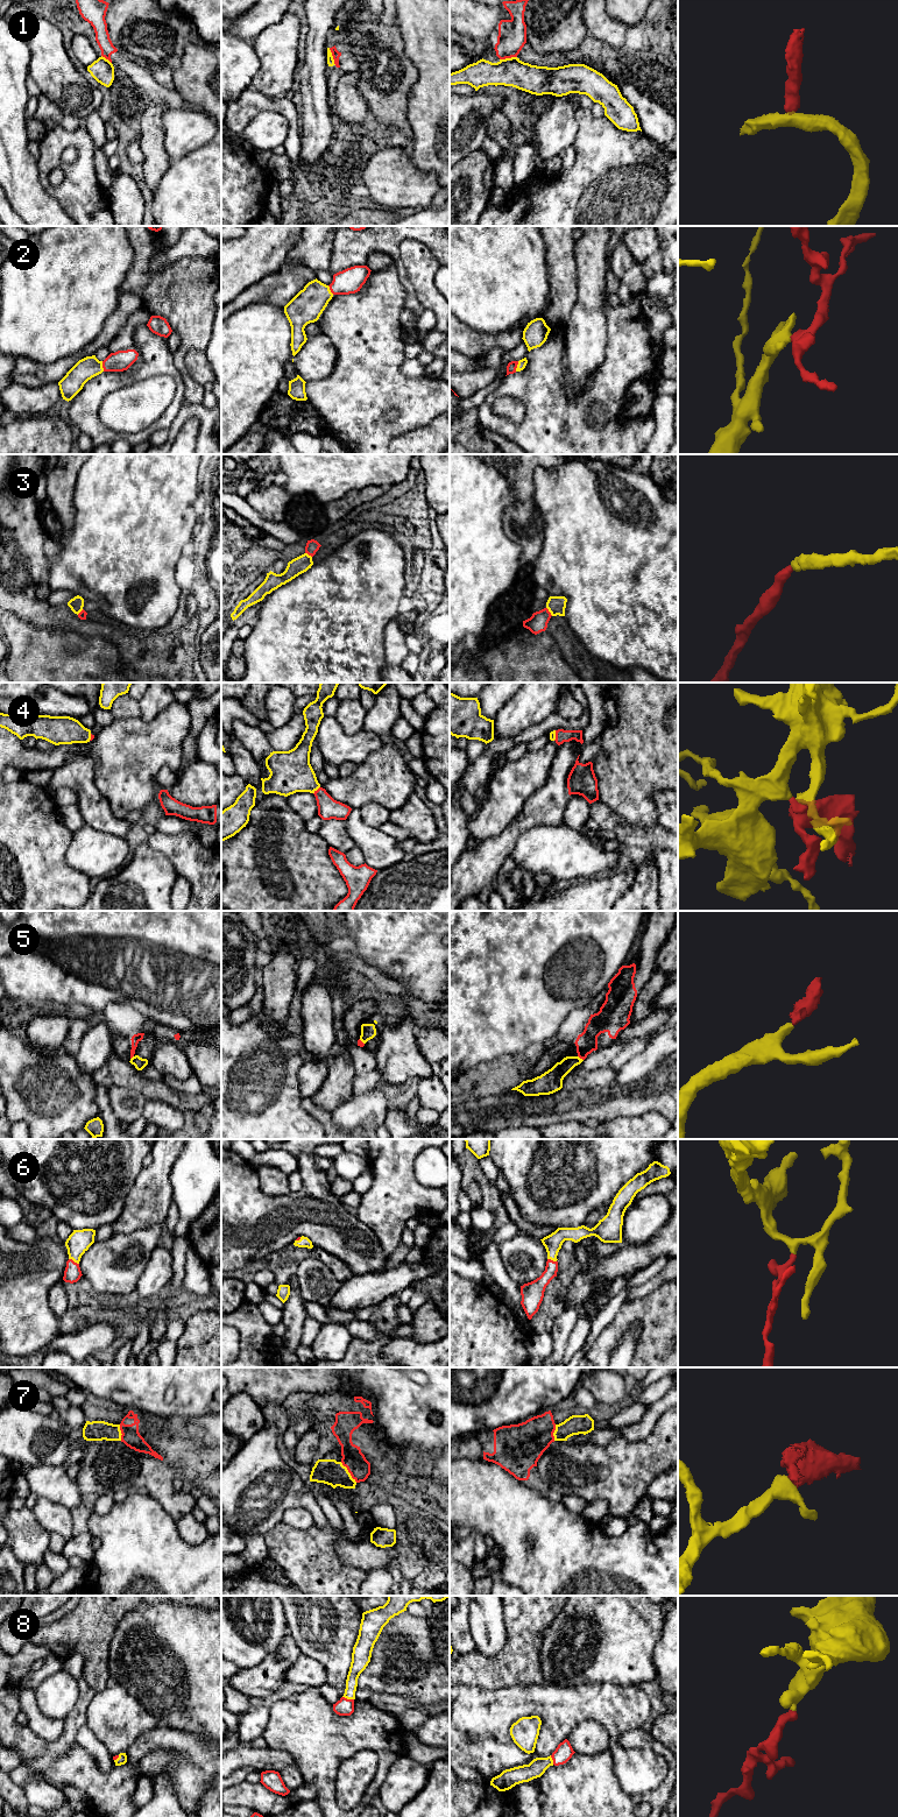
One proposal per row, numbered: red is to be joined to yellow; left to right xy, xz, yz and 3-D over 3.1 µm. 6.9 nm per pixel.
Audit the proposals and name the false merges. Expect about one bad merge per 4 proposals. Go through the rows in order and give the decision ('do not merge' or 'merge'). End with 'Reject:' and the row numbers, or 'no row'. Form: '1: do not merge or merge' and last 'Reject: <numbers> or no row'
1: do not merge
2: merge
3: merge
4: merge
5: merge
6: merge
7: merge
8: merge
Reject: 1

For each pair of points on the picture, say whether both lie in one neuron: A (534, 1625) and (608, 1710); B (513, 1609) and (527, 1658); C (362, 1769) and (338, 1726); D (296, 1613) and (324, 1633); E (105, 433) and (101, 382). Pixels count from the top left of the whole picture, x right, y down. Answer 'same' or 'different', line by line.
A: different
B: same
C: different
D: same
E: same

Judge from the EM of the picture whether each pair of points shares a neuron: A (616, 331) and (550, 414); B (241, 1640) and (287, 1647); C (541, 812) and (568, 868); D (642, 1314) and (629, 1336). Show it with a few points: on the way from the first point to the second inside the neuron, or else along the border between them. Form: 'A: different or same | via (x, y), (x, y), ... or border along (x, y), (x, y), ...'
A: same | via (616, 358), (616, 372), (577, 411)
B: different | border along (288, 1632), (281, 1644), (257, 1665)
C: different | border along (564, 824), (560, 826), (532, 826), (521, 833)
D: different | border along (642, 1326), (638, 1323), (634, 1324), (617, 1342)

